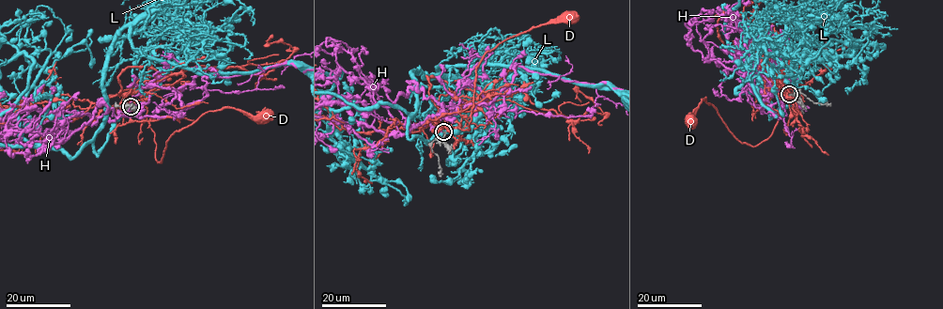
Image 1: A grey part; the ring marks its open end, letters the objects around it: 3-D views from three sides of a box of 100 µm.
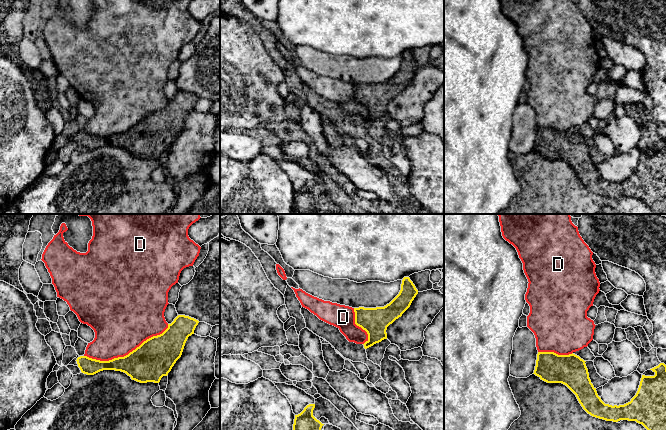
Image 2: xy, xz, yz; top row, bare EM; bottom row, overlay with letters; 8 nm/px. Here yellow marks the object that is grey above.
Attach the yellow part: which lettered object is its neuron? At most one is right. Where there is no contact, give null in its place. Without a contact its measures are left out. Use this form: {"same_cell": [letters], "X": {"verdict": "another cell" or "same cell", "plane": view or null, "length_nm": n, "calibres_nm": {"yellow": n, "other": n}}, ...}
{"same_cell": ["H"], "D": {"verdict": "another cell", "plane": "xy", "length_nm": 750, "calibres_nm": {"yellow": 320, "other": 440}}, "H": {"verdict": "same cell", "plane": null}, "L": {"verdict": "another cell", "plane": null}}

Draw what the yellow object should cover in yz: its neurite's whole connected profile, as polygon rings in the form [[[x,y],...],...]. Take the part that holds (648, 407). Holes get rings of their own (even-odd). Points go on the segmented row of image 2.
[[[538,352],[534,373],[547,383],[562,383],[577,397],[583,409],[606,421],[636,421],[647,430],[666,430],[666,365],[650,369],[655,375],[642,375],[636,395],[624,405],[605,404],[591,383],[586,361],[575,354]]]

